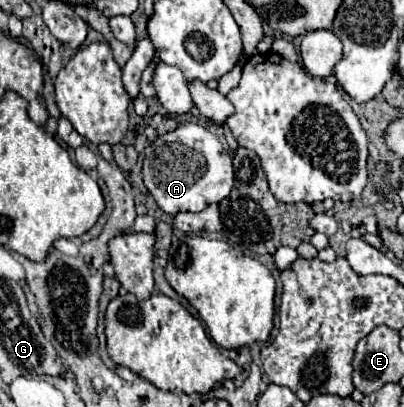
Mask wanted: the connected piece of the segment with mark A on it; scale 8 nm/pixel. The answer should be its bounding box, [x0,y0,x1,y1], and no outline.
[142,123,234,215]

